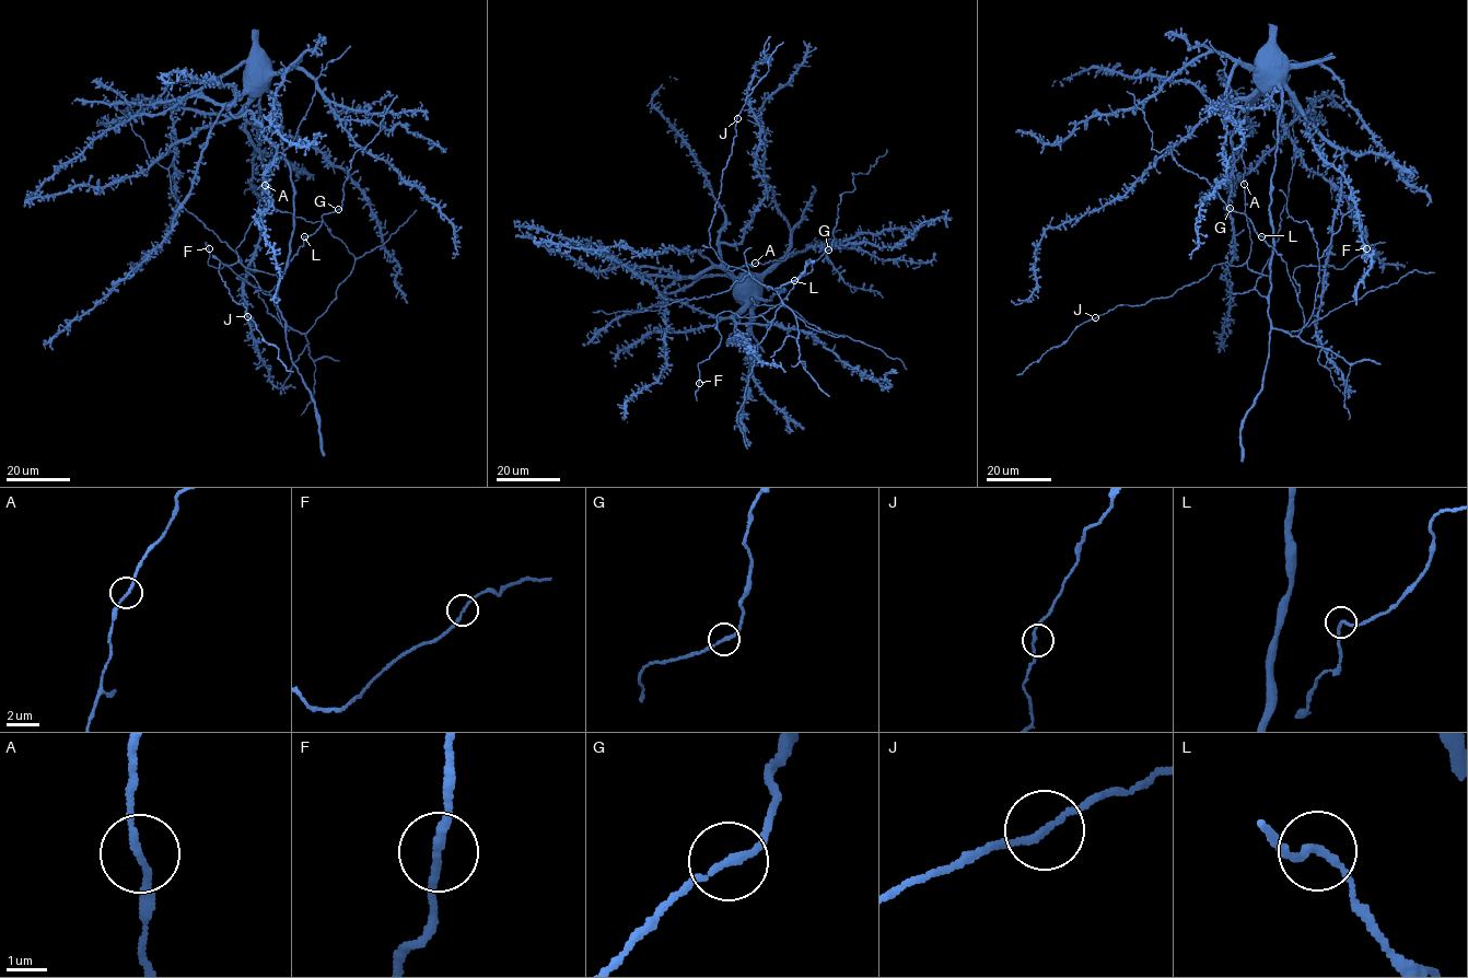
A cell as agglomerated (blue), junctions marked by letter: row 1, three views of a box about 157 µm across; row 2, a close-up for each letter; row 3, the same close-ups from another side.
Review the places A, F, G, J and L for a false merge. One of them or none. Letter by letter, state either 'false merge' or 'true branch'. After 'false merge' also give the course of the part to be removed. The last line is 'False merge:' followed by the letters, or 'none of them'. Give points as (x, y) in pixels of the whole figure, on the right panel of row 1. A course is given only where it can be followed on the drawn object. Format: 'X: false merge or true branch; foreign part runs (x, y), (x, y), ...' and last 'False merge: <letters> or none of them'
A: true branch
F: true branch
G: true branch
J: true branch
L: true branch
False merge: none of them

